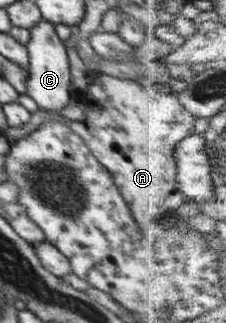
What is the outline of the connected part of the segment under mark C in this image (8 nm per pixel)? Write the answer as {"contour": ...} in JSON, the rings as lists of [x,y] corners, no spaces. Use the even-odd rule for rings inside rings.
{"contour":[[[42,18],[29,31],[31,37],[26,44],[29,54],[29,79],[27,82],[27,89],[24,94],[30,95],[35,100],[34,102],[36,102],[39,109],[59,113],[68,106],[72,95],[67,50],[65,49],[64,42],[58,37],[58,35],[56,35],[53,22]]]}

